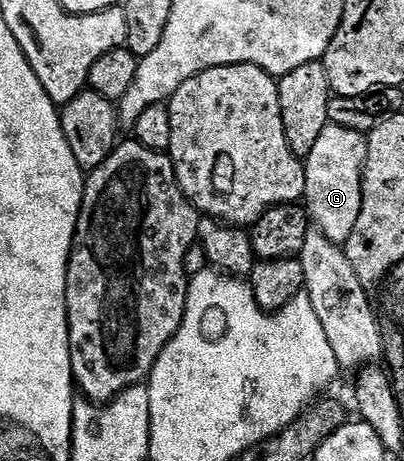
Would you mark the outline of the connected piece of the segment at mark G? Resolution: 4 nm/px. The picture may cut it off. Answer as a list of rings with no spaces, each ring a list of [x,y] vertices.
[[[329,123],[315,142],[309,156],[303,159],[305,164],[305,198],[307,214],[317,227],[337,245],[343,245],[351,237],[359,221],[363,189],[361,175],[365,172],[368,138],[355,129],[340,127]]]

